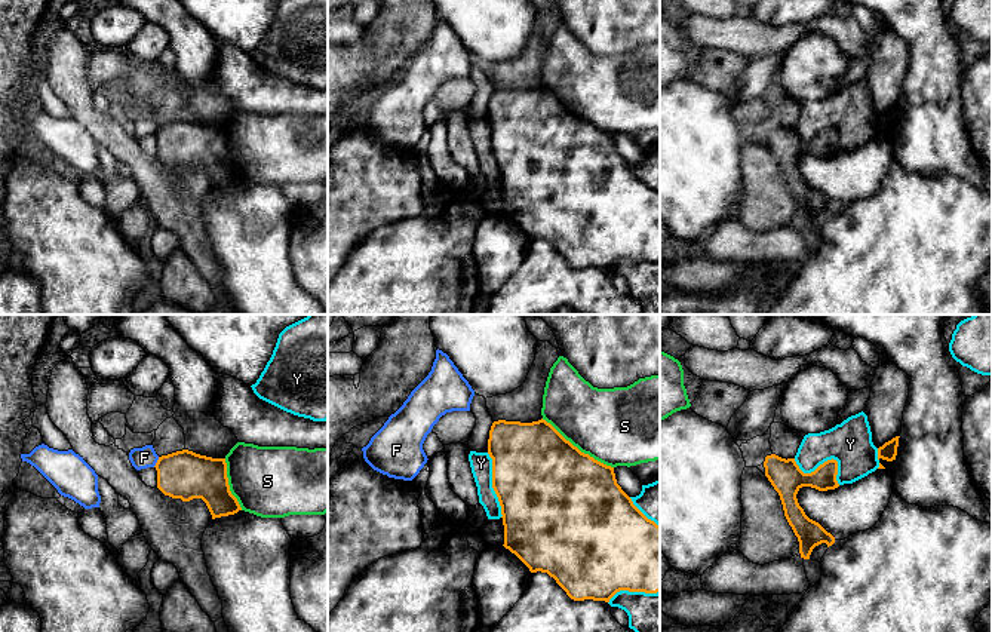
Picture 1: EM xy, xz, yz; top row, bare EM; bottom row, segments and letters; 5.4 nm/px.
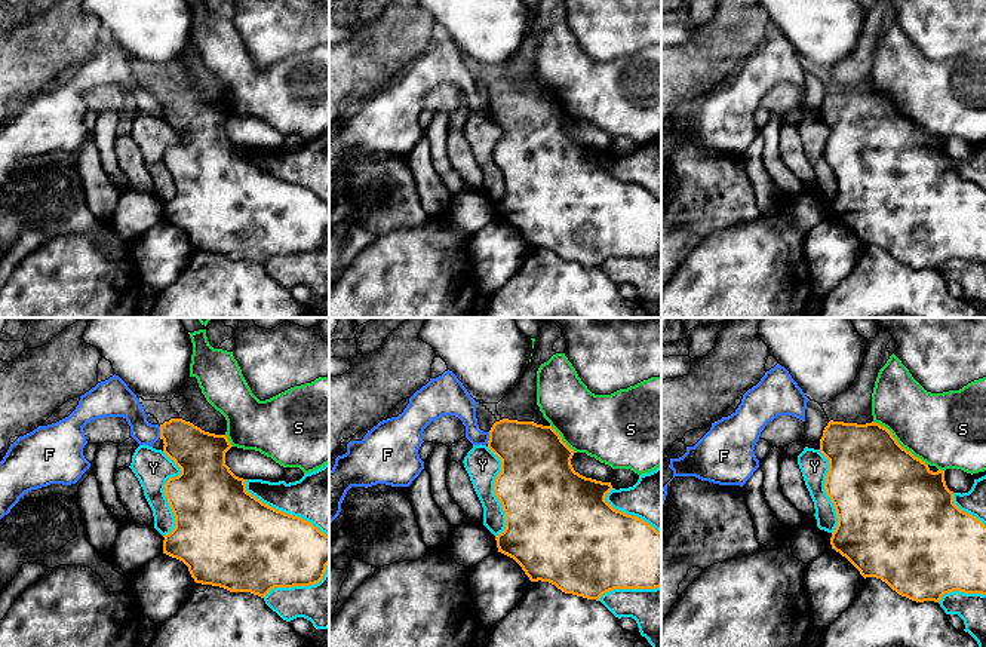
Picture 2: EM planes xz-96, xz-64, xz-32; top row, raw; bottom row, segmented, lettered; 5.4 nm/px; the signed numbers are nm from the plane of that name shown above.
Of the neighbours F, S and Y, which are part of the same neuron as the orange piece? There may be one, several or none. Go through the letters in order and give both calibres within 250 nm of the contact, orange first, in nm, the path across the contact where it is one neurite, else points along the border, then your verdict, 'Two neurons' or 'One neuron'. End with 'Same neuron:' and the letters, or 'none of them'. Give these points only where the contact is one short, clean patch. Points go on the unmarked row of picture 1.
F: Thickness 260 nm (orange) against 120 nm. Boundary: xy (159, 125), (153, 134). Two neurons
S: Thickness 500 nm (orange) against 420 nm. Two neurons
Y: Thickness 180 nm (orange) against 240 nm. Two neurons
Same neuron: none of them

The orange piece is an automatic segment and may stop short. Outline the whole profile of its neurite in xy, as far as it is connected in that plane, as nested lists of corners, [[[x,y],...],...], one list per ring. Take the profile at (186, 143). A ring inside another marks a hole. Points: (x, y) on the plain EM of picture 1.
[[[188,117],[159,125],[157,156],[172,166],[202,166],[212,187],[242,178],[231,162],[225,126],[212,126]]]

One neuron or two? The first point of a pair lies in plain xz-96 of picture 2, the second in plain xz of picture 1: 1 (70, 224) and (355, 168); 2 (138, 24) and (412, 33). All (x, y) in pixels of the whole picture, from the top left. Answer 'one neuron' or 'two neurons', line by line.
1: one neuron
2: two neurons

